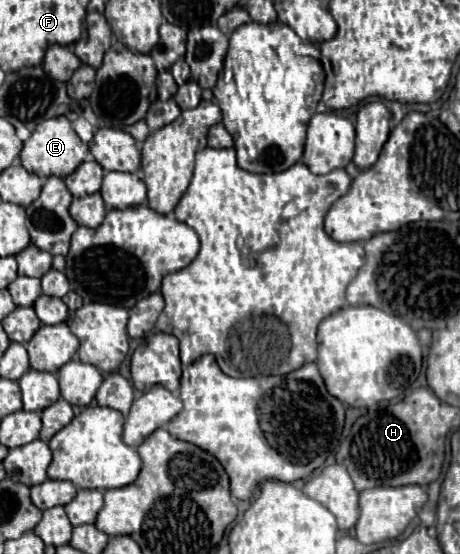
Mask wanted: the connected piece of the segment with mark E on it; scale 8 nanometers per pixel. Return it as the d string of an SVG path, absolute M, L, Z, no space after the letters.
M54 117L54 119L42 121L34 129L32 137L24 143L20 161L30 173L36 173L38 177L52 177L52 175L66 177L86 159L86 155L88 155L88 145L84 145L80 141L80 137L74 133L70 121L66 117Z

